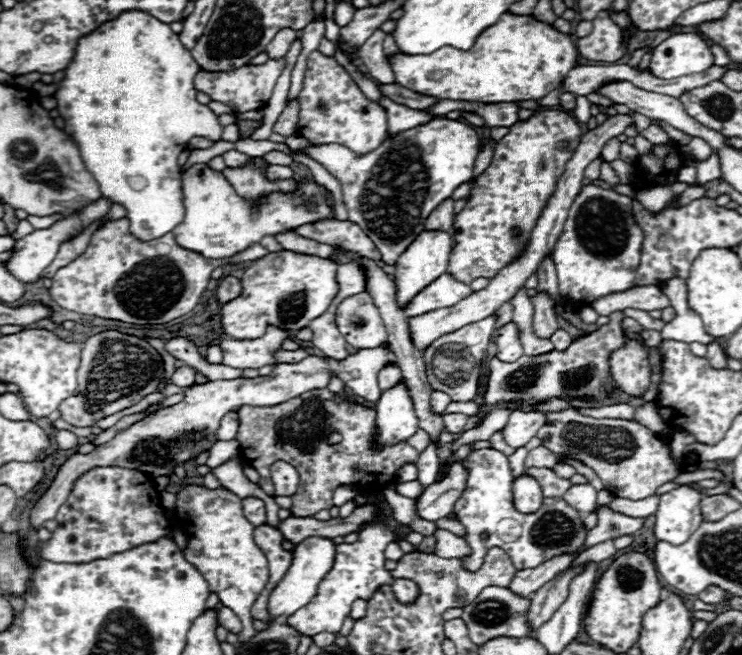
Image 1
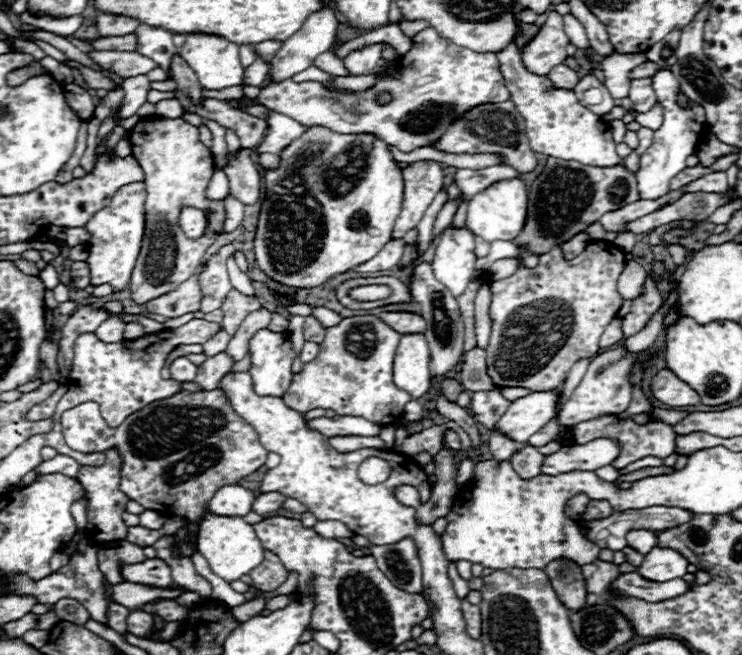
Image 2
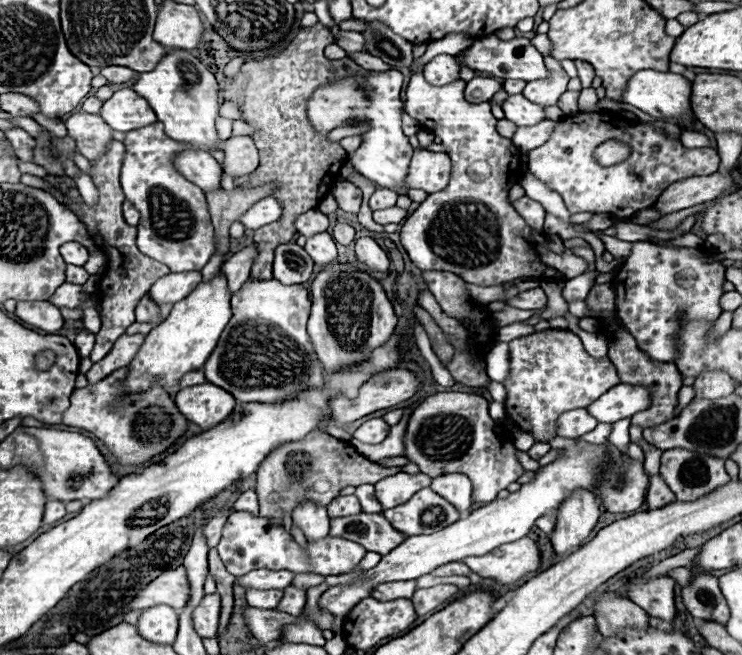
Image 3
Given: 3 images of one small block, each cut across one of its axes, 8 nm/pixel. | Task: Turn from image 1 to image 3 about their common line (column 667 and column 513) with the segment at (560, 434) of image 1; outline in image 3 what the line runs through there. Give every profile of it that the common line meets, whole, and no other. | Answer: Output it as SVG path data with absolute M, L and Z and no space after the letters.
M440 392L424 400L408 420L406 454L418 464L422 474L438 478L444 474L466 474L474 486L474 500L480 504L496 500L500 490L506 490L526 470L516 458L516 448L508 430L490 418L488 400L464 392Z

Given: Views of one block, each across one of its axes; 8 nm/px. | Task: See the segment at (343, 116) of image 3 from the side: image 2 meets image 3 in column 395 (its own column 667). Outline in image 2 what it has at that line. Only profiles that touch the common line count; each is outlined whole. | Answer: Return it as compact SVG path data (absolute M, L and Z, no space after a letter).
M670 70L656 72L656 76L652 76L652 82L654 82L654 92L658 96L658 102L662 106L664 122L654 132L652 146L640 156L640 166L638 166L636 178L638 178L638 192L642 196L642 200L656 200L656 198L664 196L670 190L668 188L670 180L686 168L686 158L694 156L698 152L702 136L708 134L704 108L700 104L688 100L686 108L678 106L676 98L682 90L680 90L680 84L678 84L678 80L674 78L674 74Z

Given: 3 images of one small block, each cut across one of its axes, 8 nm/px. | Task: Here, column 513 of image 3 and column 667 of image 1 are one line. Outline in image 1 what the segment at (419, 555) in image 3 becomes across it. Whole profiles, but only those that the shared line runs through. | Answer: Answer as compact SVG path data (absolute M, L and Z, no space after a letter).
M680 486L672 492L666 492L660 498L660 506L654 514L656 540L684 544L704 520L700 512L700 500L702 496L688 486Z

